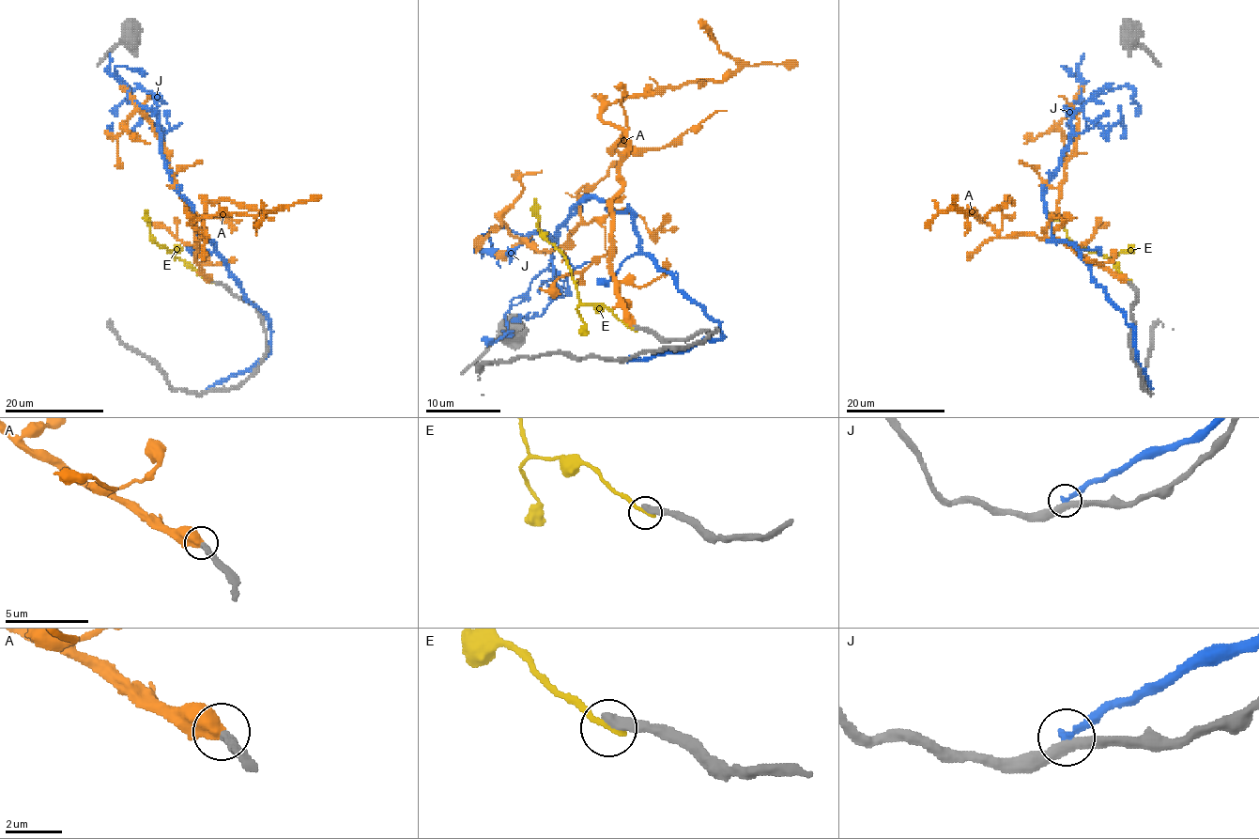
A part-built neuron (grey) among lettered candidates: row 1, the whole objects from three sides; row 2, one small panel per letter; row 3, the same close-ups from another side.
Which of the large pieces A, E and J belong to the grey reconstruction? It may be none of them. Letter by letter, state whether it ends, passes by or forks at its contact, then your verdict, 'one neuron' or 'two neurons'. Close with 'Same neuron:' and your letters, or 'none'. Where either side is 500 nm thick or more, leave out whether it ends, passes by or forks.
A: one neuron
E: it ends; two neurons
J: it ends; two neurons
Same neuron: A

